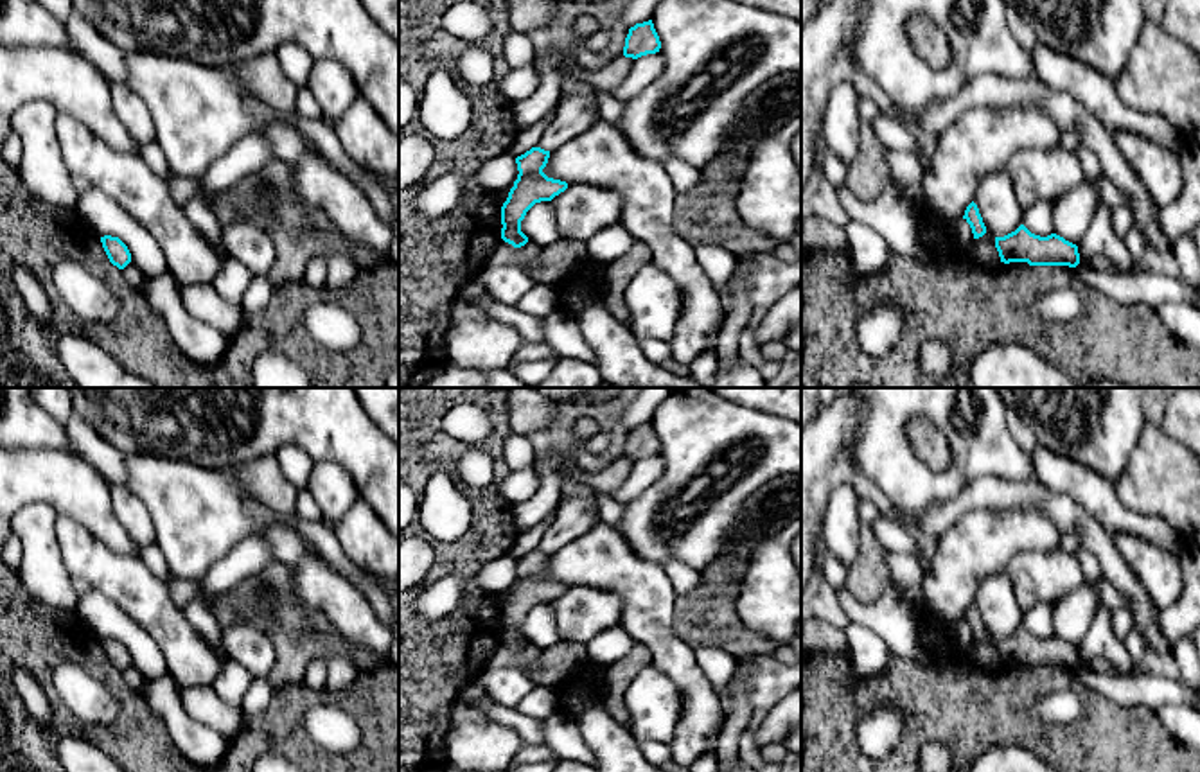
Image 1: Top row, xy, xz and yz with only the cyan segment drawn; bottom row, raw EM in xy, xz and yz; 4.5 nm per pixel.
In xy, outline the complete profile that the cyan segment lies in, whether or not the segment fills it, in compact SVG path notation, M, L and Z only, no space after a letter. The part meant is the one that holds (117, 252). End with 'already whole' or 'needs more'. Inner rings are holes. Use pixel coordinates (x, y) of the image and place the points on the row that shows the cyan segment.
M104 235L101 237L101 242L110 262L119 269L124 269L131 262L131 253L119 237Z | already whole

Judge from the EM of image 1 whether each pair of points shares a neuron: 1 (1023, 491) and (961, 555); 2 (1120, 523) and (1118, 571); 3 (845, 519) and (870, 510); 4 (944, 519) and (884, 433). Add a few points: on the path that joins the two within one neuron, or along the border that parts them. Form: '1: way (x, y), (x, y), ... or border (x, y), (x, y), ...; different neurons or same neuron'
1: border (1044, 514), (1026, 507), (967, 512), (961, 517); different neurons
2: border (1080, 507), (1112, 535); different neurons
3: border (857, 500), (857, 517), (863, 523); different neurons
4: border (970, 482), (917, 517), (902, 514), (893, 505); different neurons

